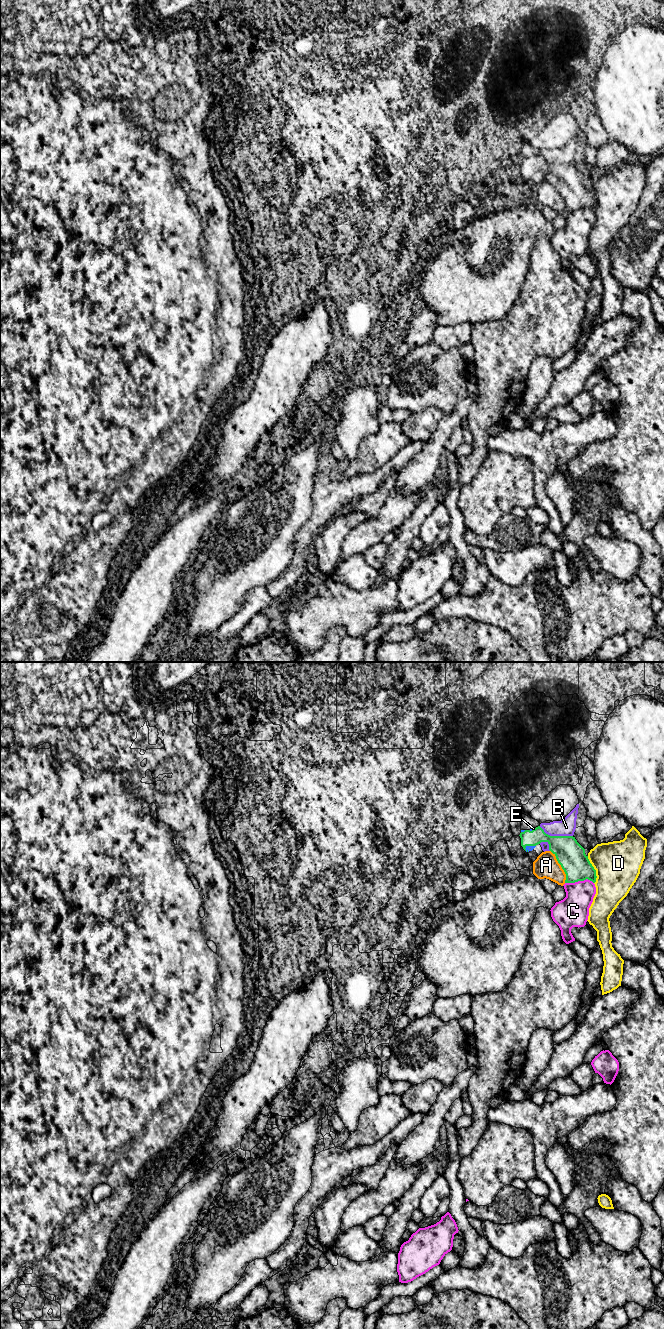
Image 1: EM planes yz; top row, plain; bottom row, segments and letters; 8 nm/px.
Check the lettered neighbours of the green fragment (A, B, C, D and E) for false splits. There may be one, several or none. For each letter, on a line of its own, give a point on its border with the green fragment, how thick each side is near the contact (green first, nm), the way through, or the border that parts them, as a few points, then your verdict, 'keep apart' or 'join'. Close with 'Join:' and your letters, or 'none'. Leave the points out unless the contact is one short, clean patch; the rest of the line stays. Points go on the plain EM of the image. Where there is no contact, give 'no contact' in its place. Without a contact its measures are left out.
A: yz (561, 194) | 220/190 nm | keep apart
B: yz (556, 164) | 220/140 nm | keep apart
C: yz (579, 208) | 220/240 nm | keep apart
D: yz (595, 198) | 220/360 nm | along yz (587, 184), (595, 198), (596, 209), (594, 211) | keep apart
E: yz (529, 173) | 160/50 nm | across yz (559, 173), (548, 166), (529, 173), (529, 176) | join
Join: E

